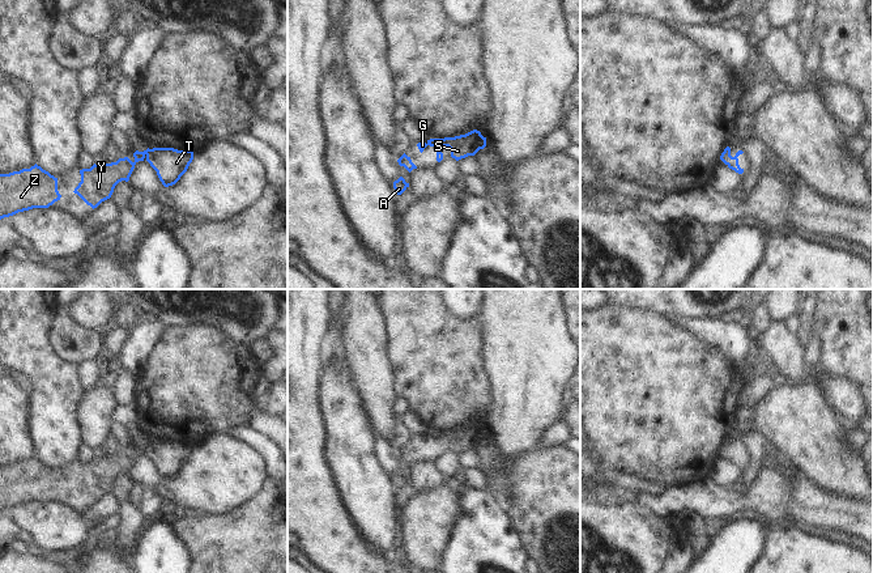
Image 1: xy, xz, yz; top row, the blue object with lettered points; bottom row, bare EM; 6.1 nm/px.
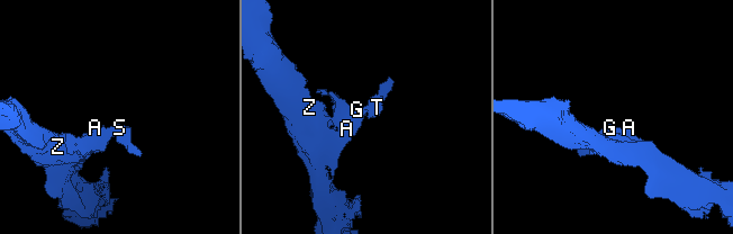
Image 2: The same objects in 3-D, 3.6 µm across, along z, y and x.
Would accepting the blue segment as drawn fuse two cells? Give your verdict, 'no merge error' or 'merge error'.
no merge error

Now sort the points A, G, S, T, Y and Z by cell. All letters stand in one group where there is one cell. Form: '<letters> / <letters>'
A G S T Y Z

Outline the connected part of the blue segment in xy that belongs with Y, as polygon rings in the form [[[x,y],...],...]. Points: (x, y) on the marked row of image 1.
[[[148,148],[144,152],[136,150],[133,157],[133,162],[128,157],[124,157],[116,162],[94,164],[90,169],[80,170],[81,182],[73,192],[94,209],[102,201],[111,198],[119,182],[128,182],[135,165],[144,160],[157,171],[165,187],[173,186],[187,171],[193,160],[193,152],[174,148]]]

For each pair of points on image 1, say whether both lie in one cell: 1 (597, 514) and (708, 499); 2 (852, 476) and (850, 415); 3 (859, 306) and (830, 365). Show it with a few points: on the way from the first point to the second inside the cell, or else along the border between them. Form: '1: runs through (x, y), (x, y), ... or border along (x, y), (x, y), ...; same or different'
1: border along (635, 503), (648, 506), (660, 517), (677, 514); different
2: border along (833, 410), (843, 420), (854, 444), (859, 449); different
3: runs through (859, 321), (859, 336), (844, 351); same

